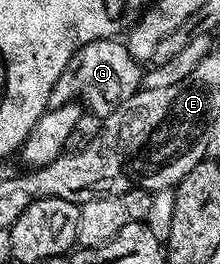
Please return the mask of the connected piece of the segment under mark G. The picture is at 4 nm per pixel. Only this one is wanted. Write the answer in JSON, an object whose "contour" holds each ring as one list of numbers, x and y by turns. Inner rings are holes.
{"contour":[[113,38,89,42,73,55,64,73,57,79,49,94,48,109,80,100,91,114,106,118,113,115,126,98,141,88,143,74,141,64,130,56,121,40]]}

